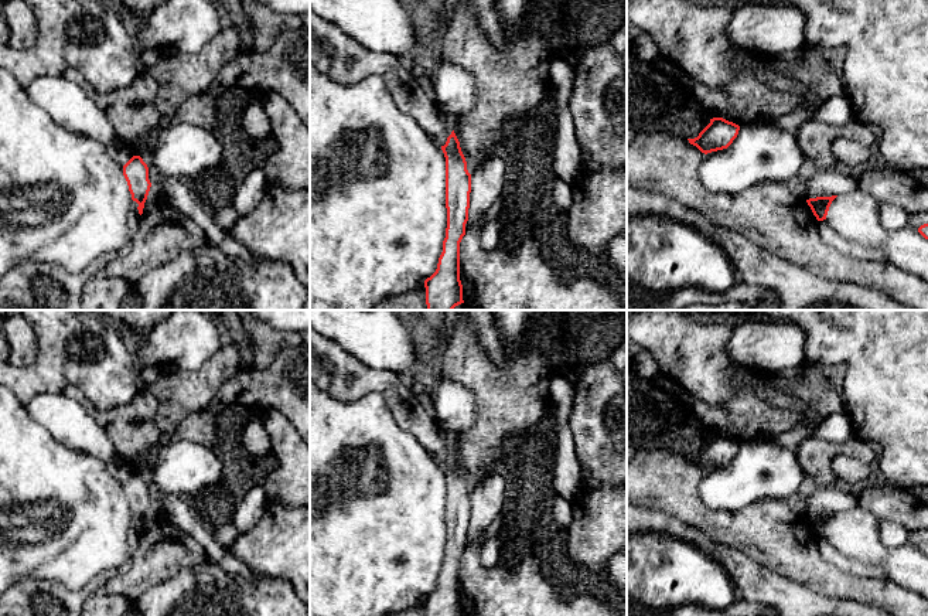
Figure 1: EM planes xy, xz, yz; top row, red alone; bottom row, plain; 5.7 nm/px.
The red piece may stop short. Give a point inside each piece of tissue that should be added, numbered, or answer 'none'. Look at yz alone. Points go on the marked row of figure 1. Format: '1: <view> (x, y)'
none

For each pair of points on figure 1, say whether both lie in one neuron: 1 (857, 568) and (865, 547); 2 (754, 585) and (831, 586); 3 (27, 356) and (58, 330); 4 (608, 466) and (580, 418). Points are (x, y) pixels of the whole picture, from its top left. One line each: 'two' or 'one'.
1: two
2: two
3: two
4: one

